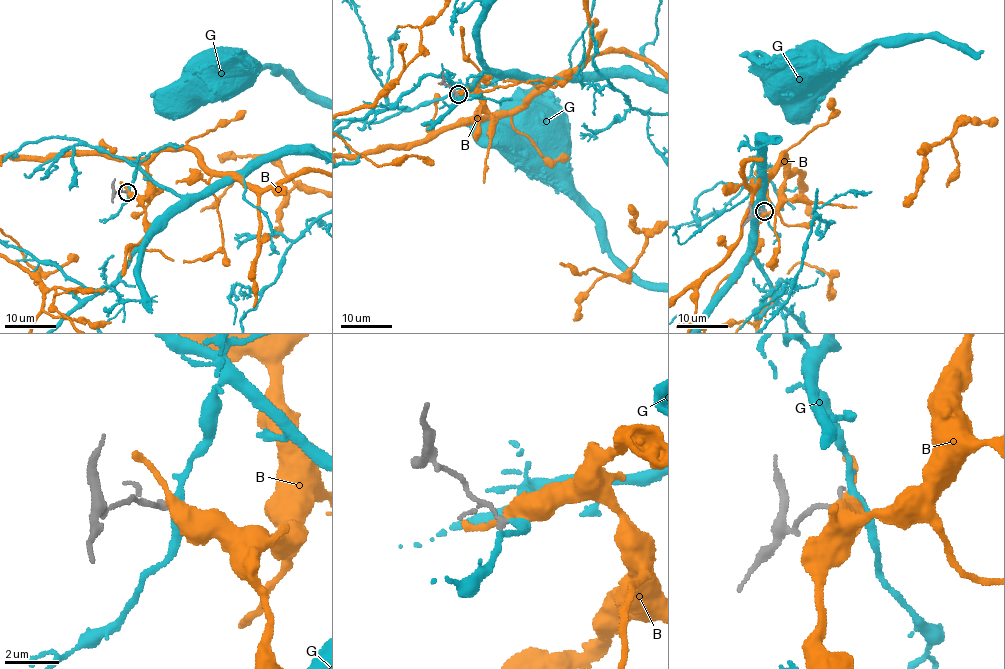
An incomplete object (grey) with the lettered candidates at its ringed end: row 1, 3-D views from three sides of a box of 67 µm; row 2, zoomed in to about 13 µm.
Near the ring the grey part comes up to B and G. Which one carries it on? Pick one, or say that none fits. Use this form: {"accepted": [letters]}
{"accepted": ["G"]}

